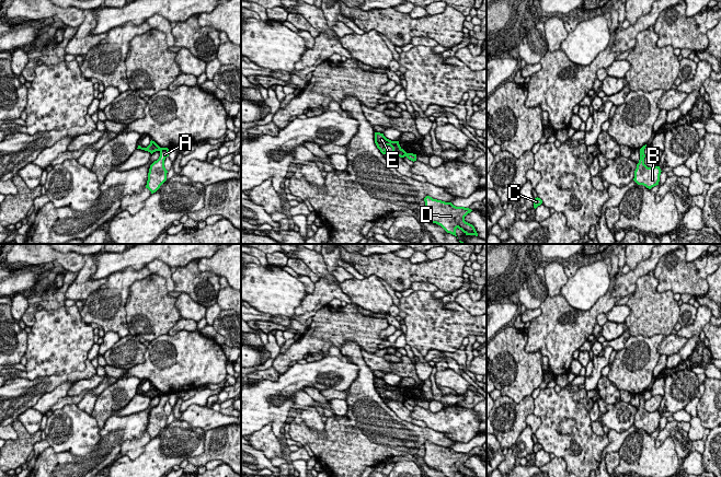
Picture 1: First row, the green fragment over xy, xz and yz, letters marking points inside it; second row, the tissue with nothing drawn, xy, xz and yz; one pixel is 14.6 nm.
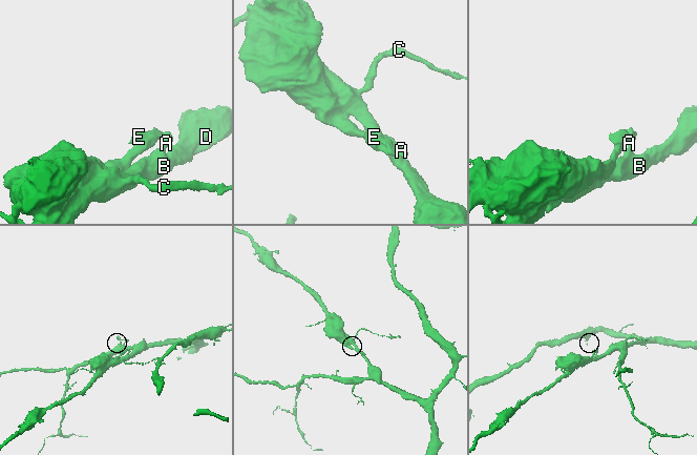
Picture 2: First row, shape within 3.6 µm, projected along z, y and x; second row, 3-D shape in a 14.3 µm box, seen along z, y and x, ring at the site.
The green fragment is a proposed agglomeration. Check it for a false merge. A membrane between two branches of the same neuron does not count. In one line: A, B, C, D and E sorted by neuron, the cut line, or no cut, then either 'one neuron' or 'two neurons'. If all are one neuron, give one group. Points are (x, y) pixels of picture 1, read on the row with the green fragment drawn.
A B C D / E; cut in xy along (161, 148), (159, 150); two neurons

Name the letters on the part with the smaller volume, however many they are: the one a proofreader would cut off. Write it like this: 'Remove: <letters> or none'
Remove: E

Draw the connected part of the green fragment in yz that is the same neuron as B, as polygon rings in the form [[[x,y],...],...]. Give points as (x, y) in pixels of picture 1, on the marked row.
[[[646,144],[643,146],[640,149],[640,160],[639,163],[637,164],[637,168],[634,171],[634,178],[633,181],[638,185],[643,185],[646,188],[651,189],[652,187],[659,185],[660,182],[660,175],[661,175],[661,168],[660,166],[654,166],[654,167],[648,167],[644,164],[644,149]]]

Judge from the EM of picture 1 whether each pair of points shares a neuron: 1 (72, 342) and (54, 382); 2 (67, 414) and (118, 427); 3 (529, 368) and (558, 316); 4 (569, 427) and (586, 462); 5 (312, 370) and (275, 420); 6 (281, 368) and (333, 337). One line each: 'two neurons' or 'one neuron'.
1: two neurons
2: two neurons
3: two neurons
4: one neuron
5: one neuron
6: one neuron

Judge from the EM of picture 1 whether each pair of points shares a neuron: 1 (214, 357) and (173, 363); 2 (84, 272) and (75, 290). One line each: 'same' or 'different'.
1: same
2: same

